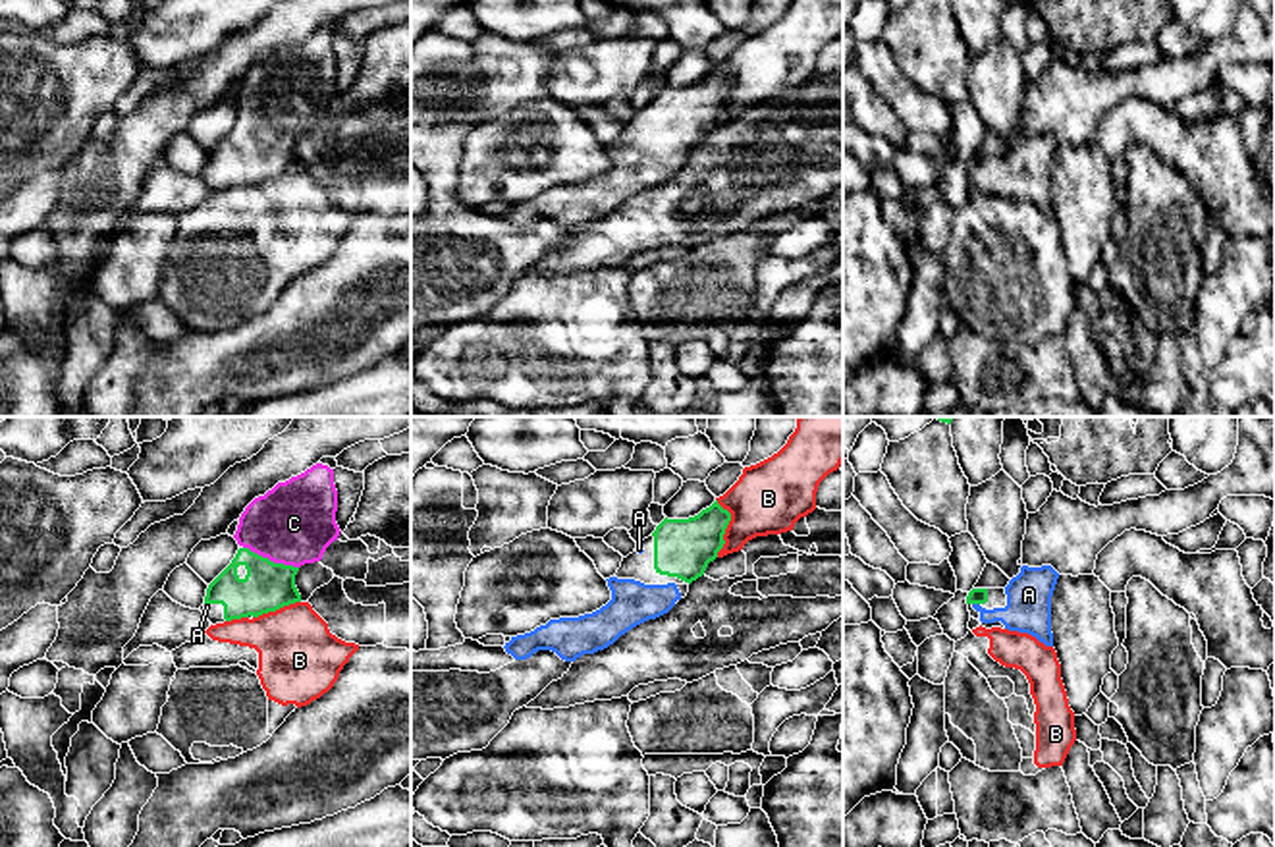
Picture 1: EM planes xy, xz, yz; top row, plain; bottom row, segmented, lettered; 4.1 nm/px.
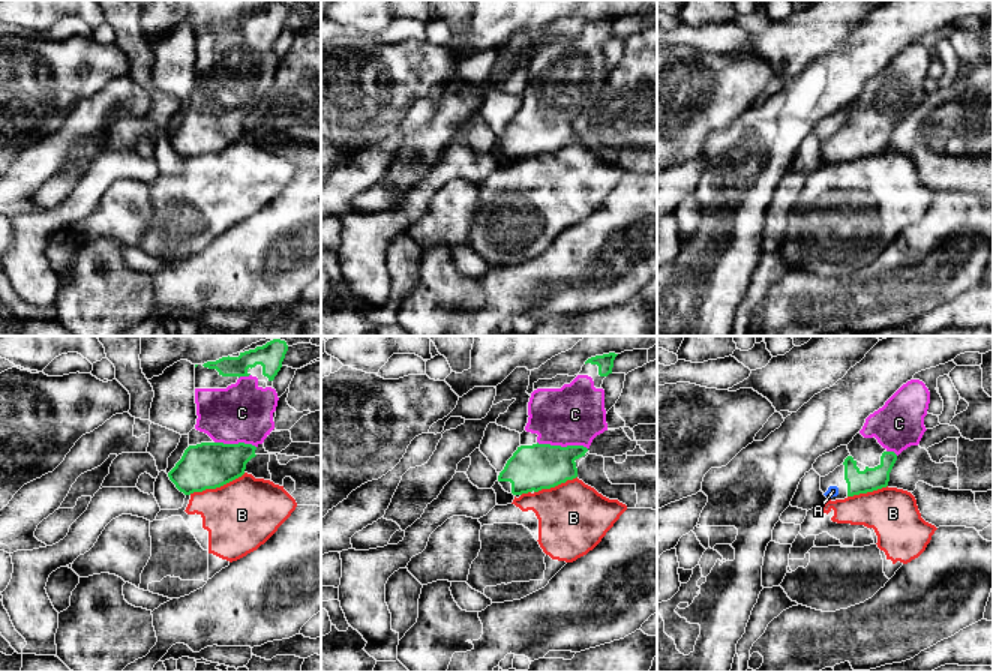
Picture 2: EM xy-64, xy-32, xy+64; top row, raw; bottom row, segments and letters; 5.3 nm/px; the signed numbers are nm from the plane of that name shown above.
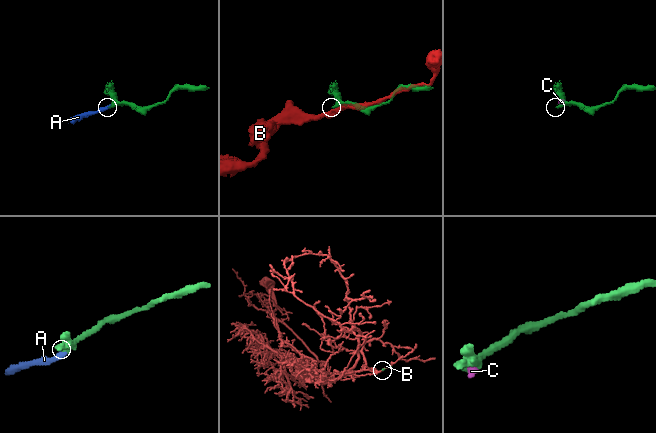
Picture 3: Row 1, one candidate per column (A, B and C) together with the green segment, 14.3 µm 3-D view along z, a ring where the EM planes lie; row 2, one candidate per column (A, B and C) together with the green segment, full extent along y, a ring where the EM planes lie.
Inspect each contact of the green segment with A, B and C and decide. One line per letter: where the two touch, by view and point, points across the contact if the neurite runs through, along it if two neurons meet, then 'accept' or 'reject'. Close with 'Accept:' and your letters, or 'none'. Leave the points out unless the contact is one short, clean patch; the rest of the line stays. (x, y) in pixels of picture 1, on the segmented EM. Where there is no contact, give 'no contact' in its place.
A: yz (976, 602) | accept
B: xz (726, 527) | reject
C: xy (269, 560) | accept
Accept: A, C

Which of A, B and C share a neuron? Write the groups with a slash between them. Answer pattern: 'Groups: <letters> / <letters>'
Groups: A C / B

